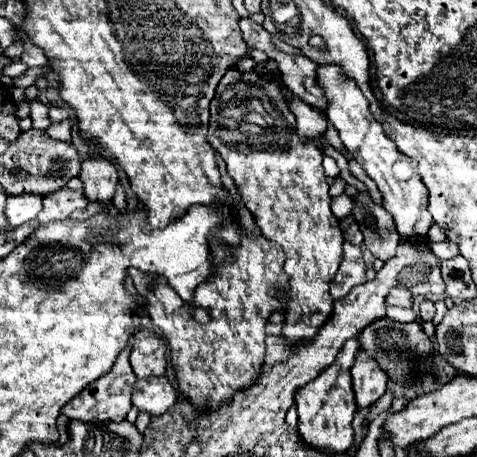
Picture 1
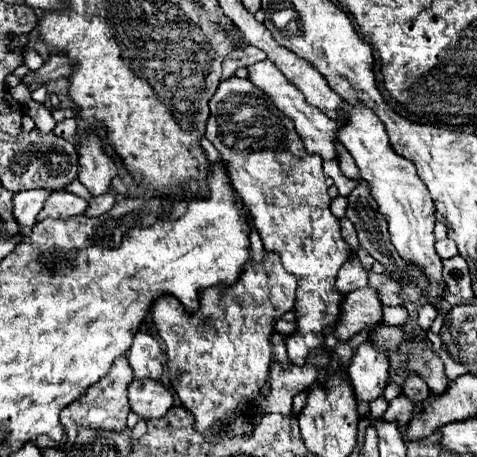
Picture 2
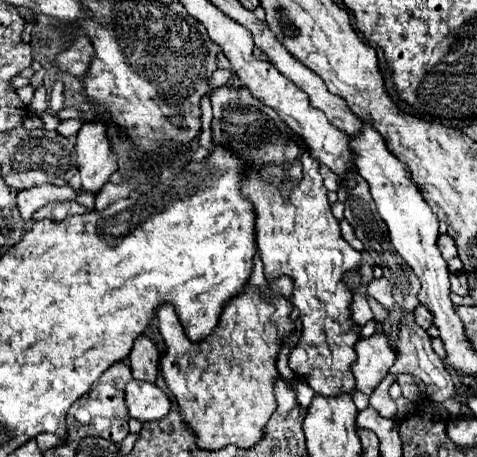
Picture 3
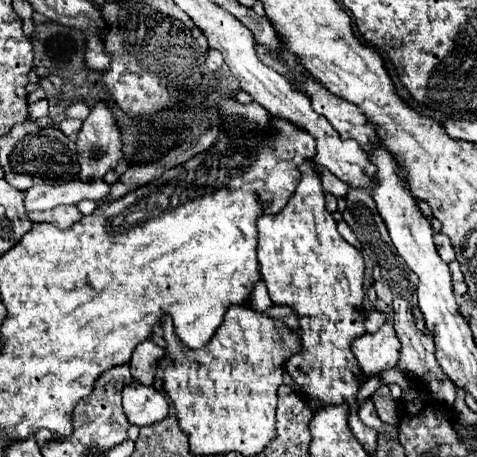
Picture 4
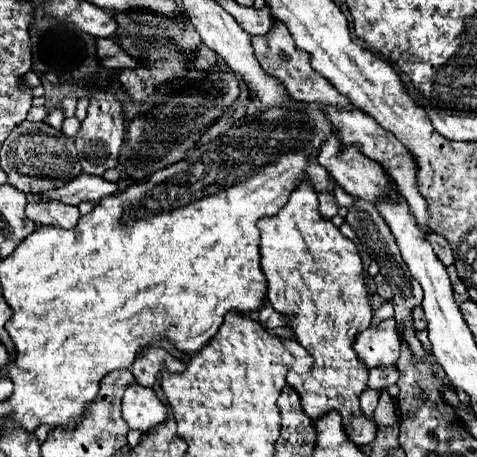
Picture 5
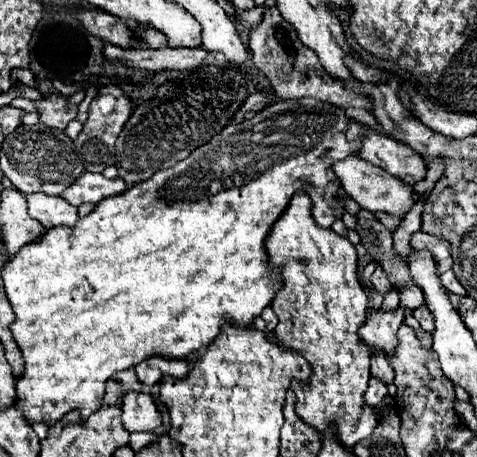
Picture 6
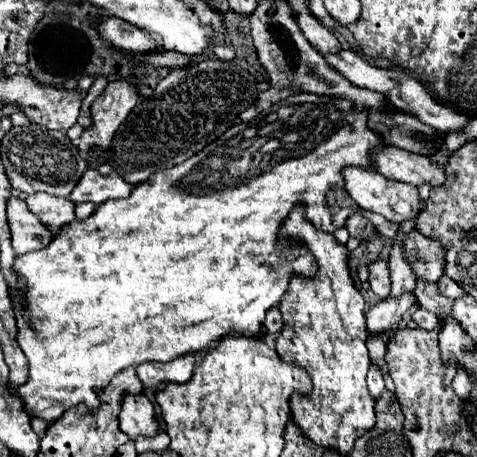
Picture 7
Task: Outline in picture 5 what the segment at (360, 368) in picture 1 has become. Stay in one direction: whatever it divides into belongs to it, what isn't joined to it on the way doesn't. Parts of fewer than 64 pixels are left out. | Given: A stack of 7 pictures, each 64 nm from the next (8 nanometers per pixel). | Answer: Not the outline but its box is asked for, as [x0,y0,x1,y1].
[354,318,400,368]

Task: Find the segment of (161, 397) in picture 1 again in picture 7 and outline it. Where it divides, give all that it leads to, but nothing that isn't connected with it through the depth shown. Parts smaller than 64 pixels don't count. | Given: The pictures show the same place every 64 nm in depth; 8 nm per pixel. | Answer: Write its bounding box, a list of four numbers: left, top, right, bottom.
[120,394,158,438]

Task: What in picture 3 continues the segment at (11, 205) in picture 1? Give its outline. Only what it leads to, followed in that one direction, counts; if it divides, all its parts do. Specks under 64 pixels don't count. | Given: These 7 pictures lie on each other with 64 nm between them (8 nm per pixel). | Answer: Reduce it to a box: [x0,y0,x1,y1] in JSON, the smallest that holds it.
[18,184,76,224]

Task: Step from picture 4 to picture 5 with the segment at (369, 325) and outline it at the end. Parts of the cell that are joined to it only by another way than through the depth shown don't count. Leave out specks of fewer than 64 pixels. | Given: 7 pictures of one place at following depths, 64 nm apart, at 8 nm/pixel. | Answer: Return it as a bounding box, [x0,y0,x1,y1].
[372,300,394,326]

